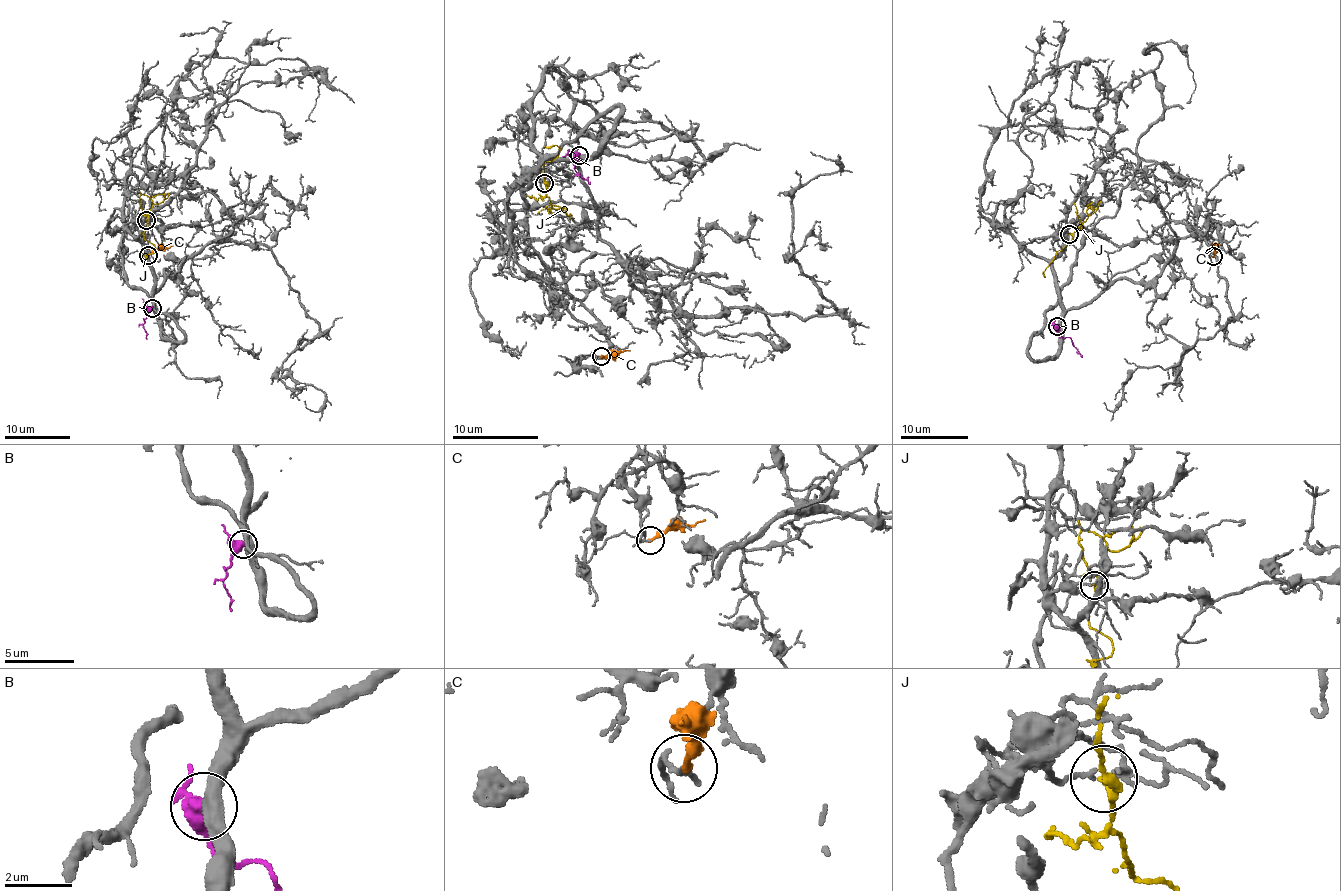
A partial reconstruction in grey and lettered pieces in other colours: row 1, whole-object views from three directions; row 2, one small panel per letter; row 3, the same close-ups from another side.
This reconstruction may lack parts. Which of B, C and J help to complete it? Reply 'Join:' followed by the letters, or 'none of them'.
Join: none of them

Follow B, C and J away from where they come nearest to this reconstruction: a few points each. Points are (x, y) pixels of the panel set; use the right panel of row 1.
B: (1058, 326), (1063, 338), (1067, 337), (1082, 356)
C: (1213, 255), (1215, 242)
J: (1069, 233), (1072, 238), (1043, 272), (1045, 277)

